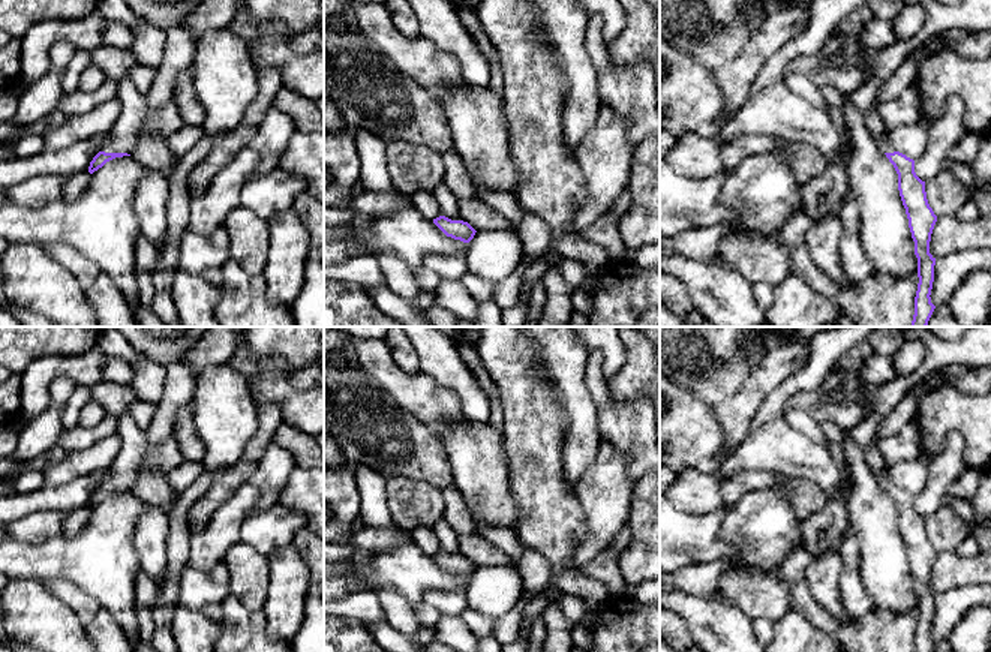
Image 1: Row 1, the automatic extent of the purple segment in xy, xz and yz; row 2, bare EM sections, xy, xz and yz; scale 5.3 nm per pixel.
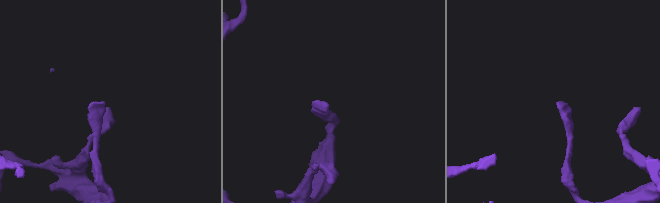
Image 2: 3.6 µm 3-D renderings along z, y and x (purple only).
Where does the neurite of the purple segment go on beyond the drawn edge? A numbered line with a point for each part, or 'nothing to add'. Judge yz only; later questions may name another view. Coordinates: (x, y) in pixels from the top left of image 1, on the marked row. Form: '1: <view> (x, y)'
1: yz (885, 146)

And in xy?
1: xy (123, 135)

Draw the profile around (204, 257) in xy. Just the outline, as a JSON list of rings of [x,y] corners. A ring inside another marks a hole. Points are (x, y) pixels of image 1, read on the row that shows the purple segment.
[[[225,226],[208,235],[186,229],[180,240],[178,268],[214,286],[222,285],[222,268],[229,259],[231,238]]]

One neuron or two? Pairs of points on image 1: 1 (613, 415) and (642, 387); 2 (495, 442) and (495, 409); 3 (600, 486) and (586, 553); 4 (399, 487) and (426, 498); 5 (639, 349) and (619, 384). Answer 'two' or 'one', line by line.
1: two
2: two
3: one
4: one
5: one

